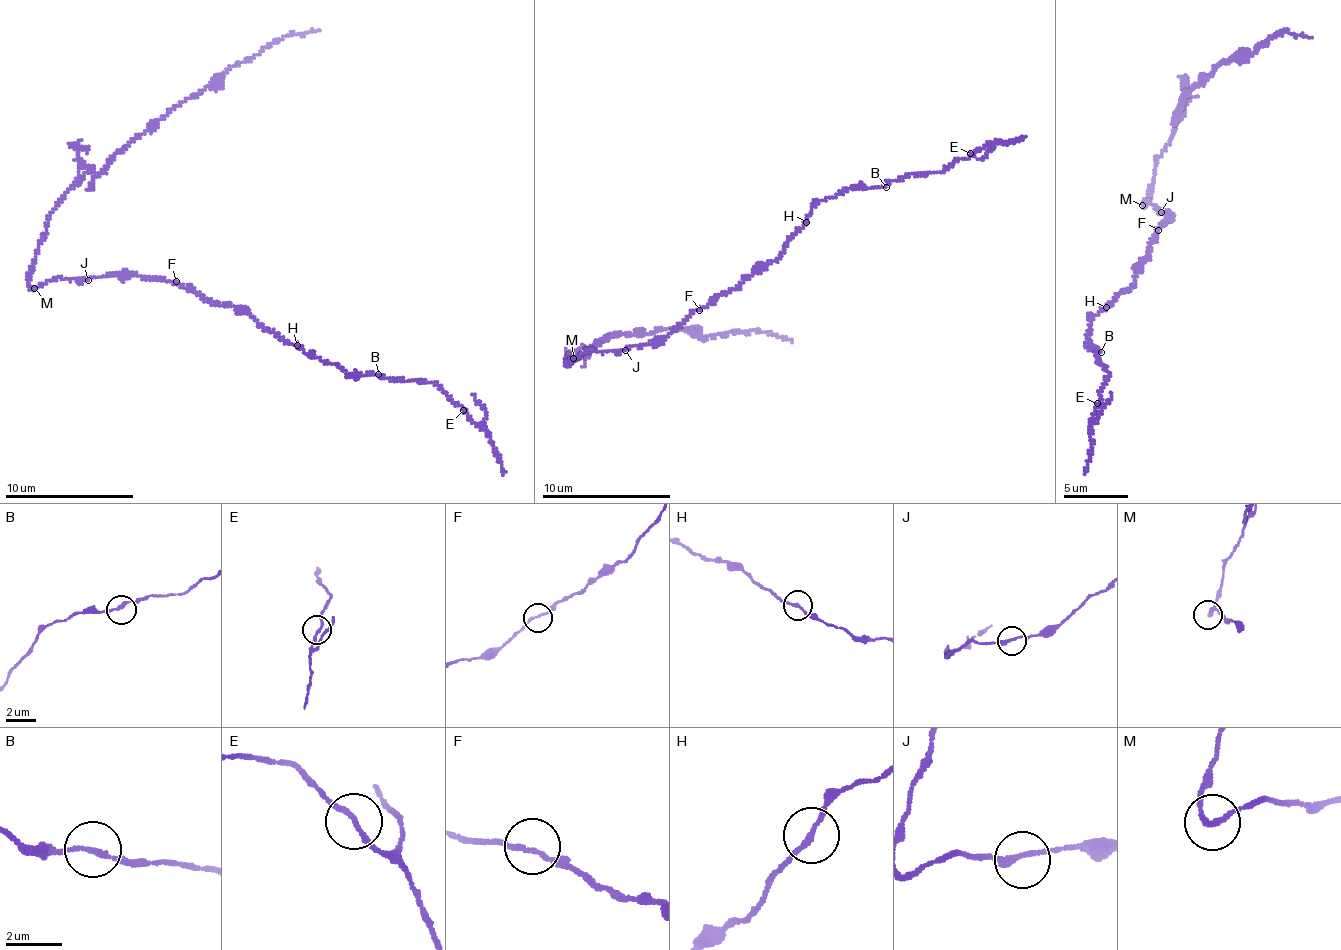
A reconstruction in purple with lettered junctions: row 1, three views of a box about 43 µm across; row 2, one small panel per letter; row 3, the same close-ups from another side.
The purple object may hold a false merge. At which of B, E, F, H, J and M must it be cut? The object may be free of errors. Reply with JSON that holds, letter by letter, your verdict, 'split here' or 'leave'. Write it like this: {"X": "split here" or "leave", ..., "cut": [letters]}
{"B": "leave", "E": "leave", "F": "leave", "H": "leave", "J": "leave", "M": "split here", "cut": ["M"]}

